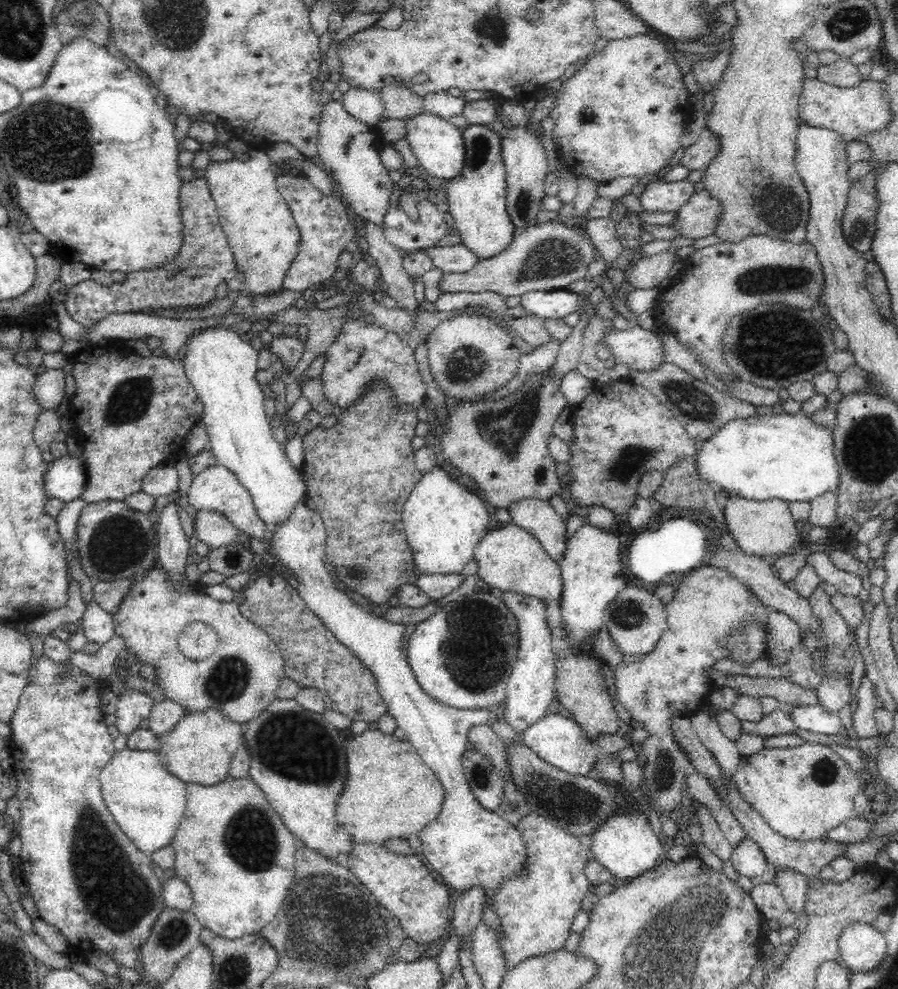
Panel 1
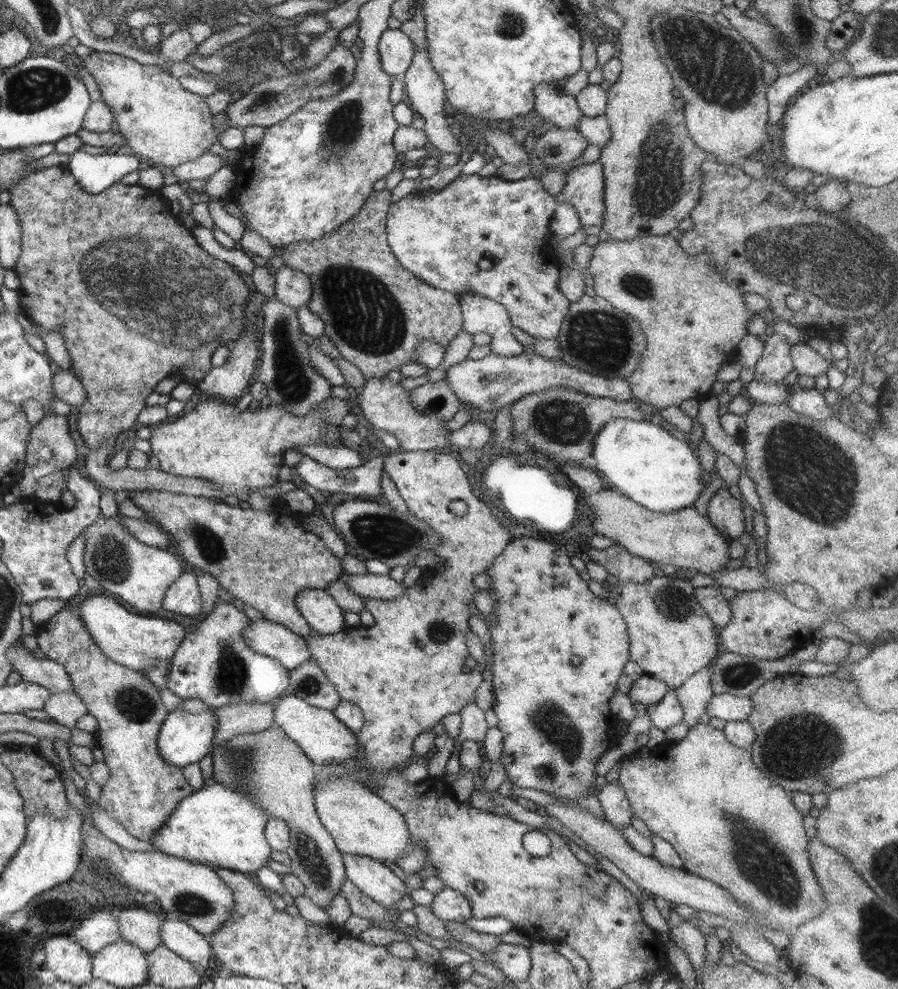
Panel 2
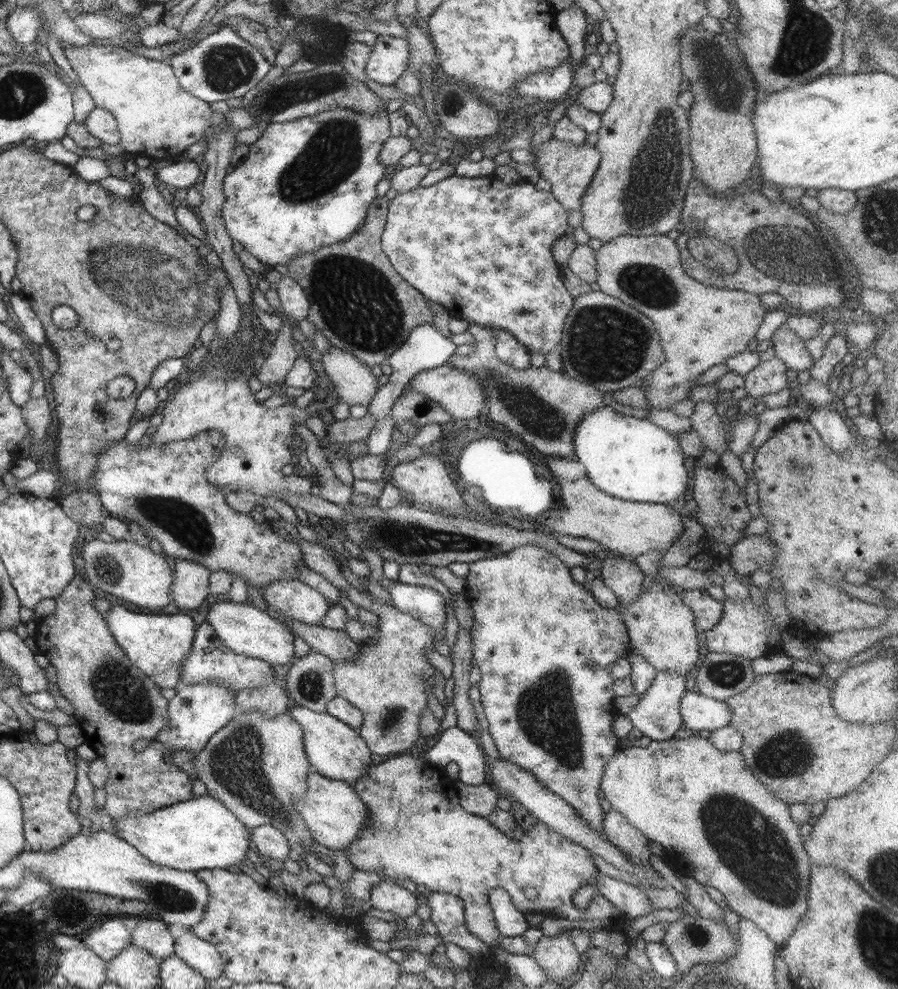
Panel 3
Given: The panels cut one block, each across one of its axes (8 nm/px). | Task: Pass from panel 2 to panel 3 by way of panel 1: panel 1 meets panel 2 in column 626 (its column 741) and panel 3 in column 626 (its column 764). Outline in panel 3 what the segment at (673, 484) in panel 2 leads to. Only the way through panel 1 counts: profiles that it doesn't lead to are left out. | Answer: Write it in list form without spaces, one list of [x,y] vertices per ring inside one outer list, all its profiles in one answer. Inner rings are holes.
[[[609,406],[592,409],[576,425],[573,447],[590,482],[613,498],[667,504],[682,497],[688,488],[690,478],[679,442],[646,418],[623,415]]]

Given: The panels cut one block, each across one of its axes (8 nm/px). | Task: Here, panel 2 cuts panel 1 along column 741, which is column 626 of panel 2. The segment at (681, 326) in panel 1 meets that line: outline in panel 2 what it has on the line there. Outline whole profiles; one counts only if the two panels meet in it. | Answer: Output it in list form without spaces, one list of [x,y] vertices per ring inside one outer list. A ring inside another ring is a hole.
[[[671,235],[642,236],[624,241],[600,241],[590,261],[589,272],[594,281],[594,291],[614,308],[632,316],[642,326],[648,340],[637,372],[629,378],[634,400],[661,411],[670,406],[679,406],[698,394],[711,394],[716,373],[722,364],[737,356],[737,346],[748,335],[748,322],[756,312],[746,308],[744,293],[726,280],[712,275],[699,264],[695,257],[684,253],[678,241]]]

